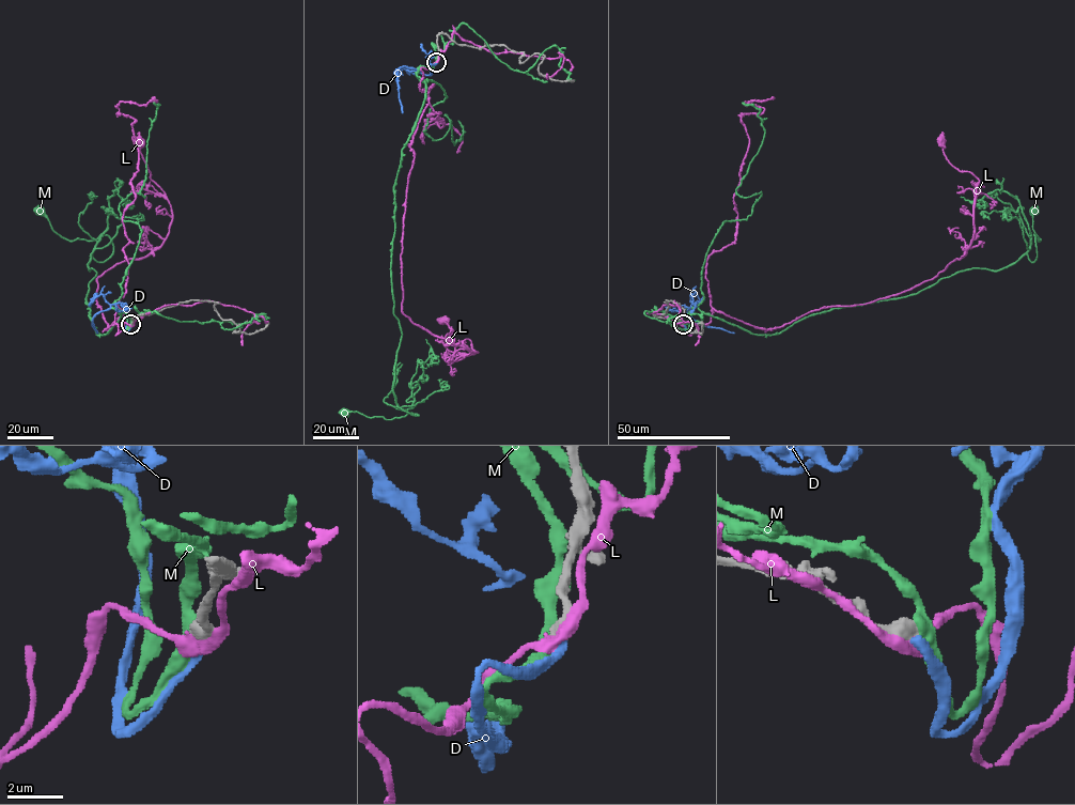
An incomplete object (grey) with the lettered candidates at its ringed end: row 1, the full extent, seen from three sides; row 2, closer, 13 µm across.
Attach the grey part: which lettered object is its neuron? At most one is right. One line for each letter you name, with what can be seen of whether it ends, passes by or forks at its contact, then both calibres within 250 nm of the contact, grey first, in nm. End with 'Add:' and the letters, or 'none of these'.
Add: none of these

